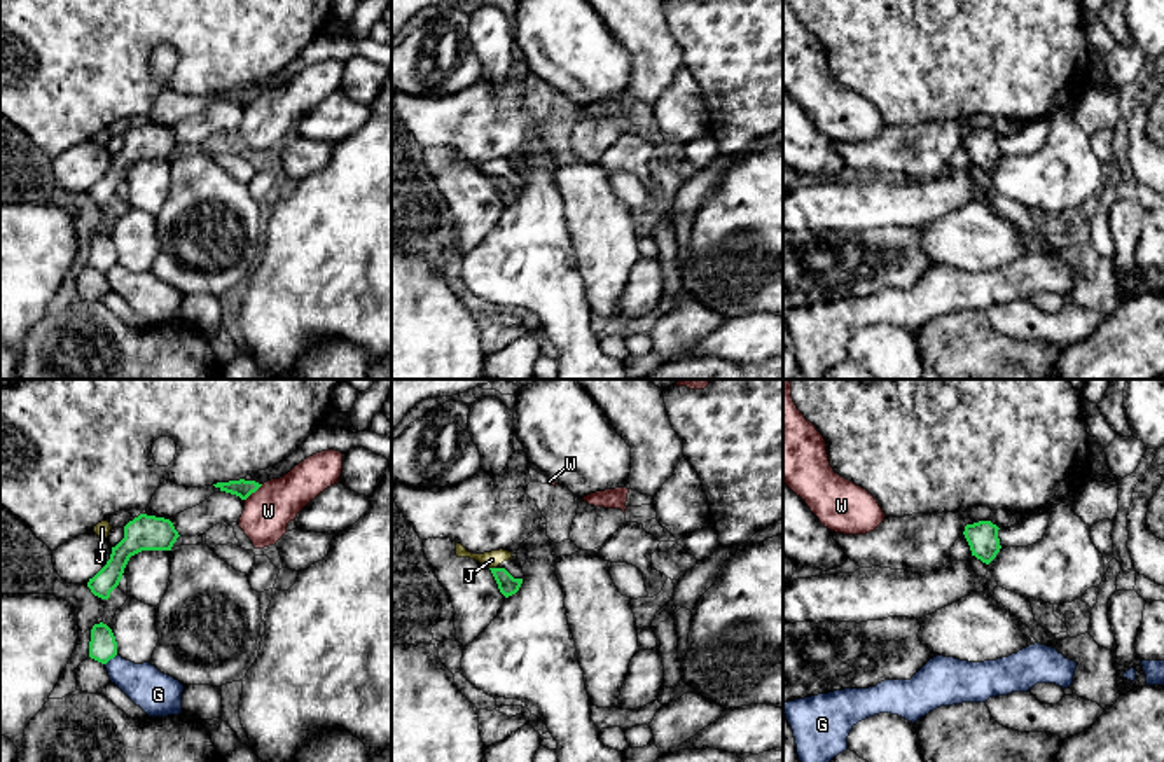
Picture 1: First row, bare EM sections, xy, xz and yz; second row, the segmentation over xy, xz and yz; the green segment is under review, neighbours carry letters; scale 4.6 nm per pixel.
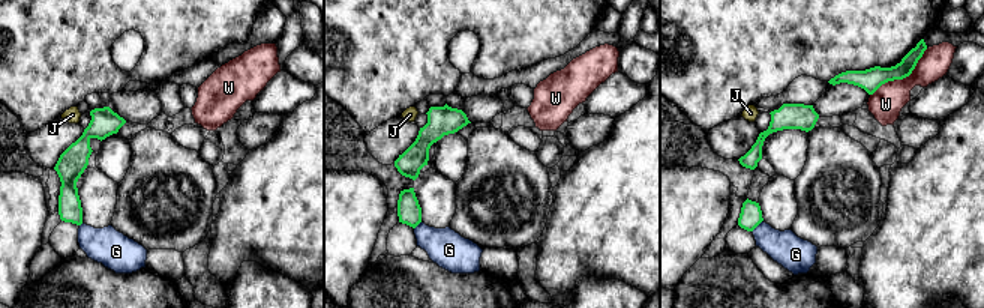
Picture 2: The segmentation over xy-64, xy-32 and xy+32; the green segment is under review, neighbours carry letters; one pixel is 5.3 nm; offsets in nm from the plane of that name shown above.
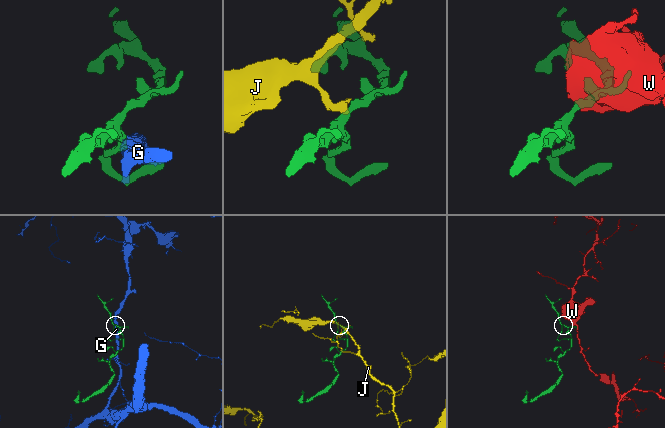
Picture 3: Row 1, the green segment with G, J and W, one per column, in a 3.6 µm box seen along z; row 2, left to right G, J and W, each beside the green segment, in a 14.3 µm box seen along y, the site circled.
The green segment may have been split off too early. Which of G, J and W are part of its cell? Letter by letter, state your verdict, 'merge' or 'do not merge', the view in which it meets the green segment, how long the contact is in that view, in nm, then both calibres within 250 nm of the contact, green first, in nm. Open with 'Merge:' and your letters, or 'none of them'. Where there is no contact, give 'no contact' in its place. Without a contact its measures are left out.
Merge: none of them
G: do not merge; contact in xy; length 80 nm; calibres 130 and 190 nm
J: do not merge; contact in xz; length 30 nm; calibres 90 and 80 nm
W: do not merge; contact in xy; length 120 nm; calibres 90 and 220 nm

